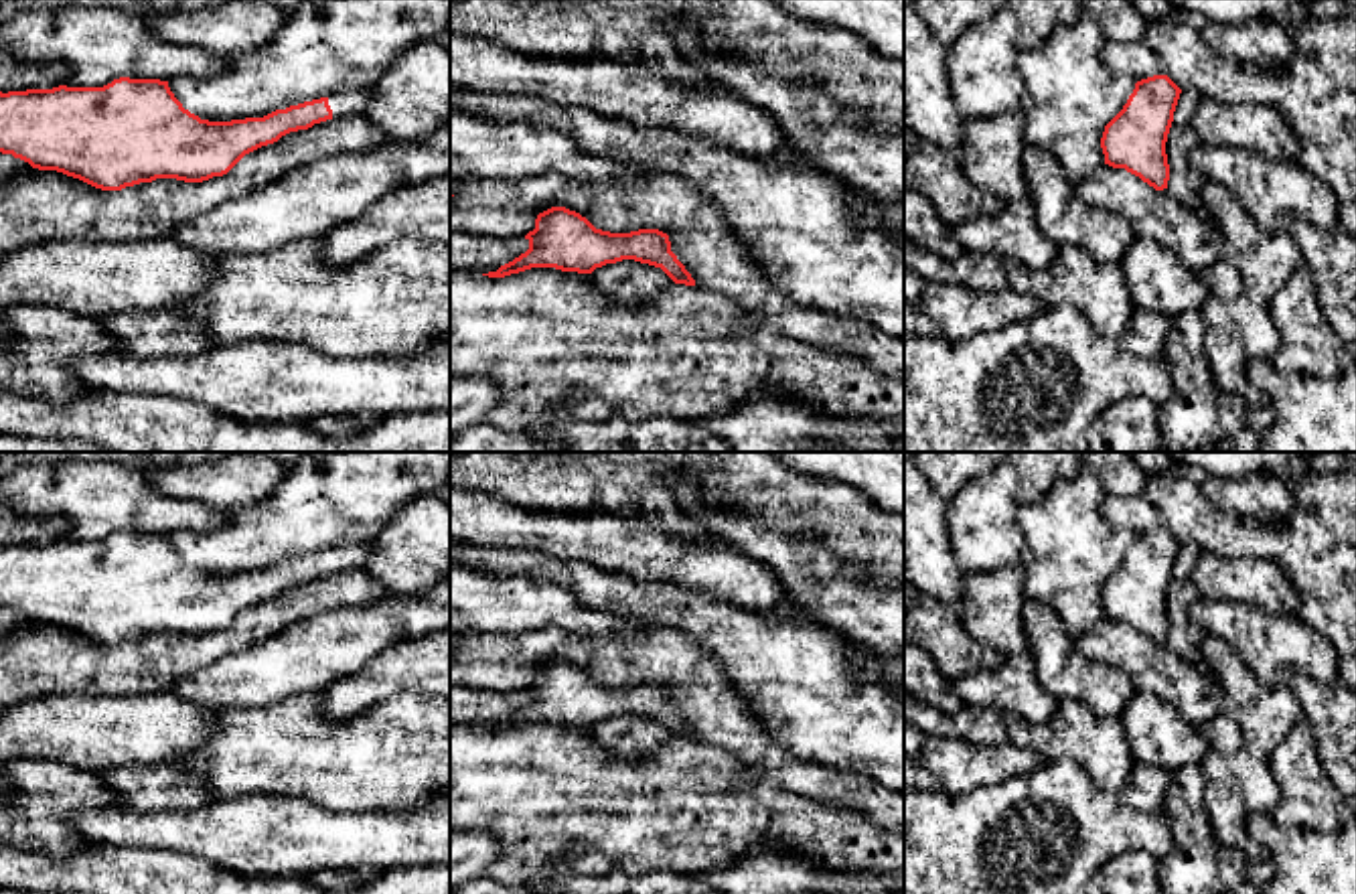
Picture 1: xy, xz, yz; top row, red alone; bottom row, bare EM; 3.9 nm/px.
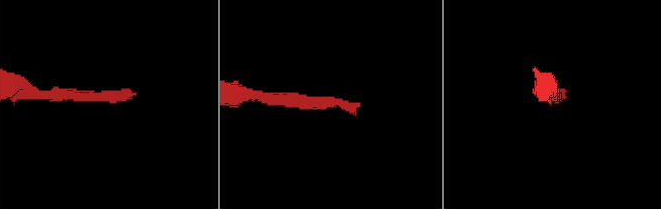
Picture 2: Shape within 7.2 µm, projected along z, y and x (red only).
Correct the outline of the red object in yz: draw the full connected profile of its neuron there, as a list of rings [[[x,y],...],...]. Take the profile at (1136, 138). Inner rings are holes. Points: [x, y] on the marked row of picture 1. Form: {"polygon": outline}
{"polygon": [[[1167,75],[1137,81],[1123,109],[1105,126],[1105,164],[1125,168],[1155,191],[1167,189],[1165,142],[1180,93]]]}

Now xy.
{"polygon": [[[160,79],[0,91],[0,152],[101,191],[156,178],[203,182],[290,132],[357,116],[367,101],[369,89],[347,89],[263,118],[209,122],[184,109]]]}

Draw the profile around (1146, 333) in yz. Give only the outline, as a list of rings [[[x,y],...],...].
[[[1135,308],[1127,330],[1119,337],[1119,343],[1139,357],[1155,359],[1161,357],[1170,330],[1170,316]]]

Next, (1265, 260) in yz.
[[[1222,184],[1200,187],[1206,219],[1220,231],[1218,257],[1236,268],[1251,300],[1269,306],[1273,296],[1303,266],[1297,241],[1283,229],[1261,227]]]

